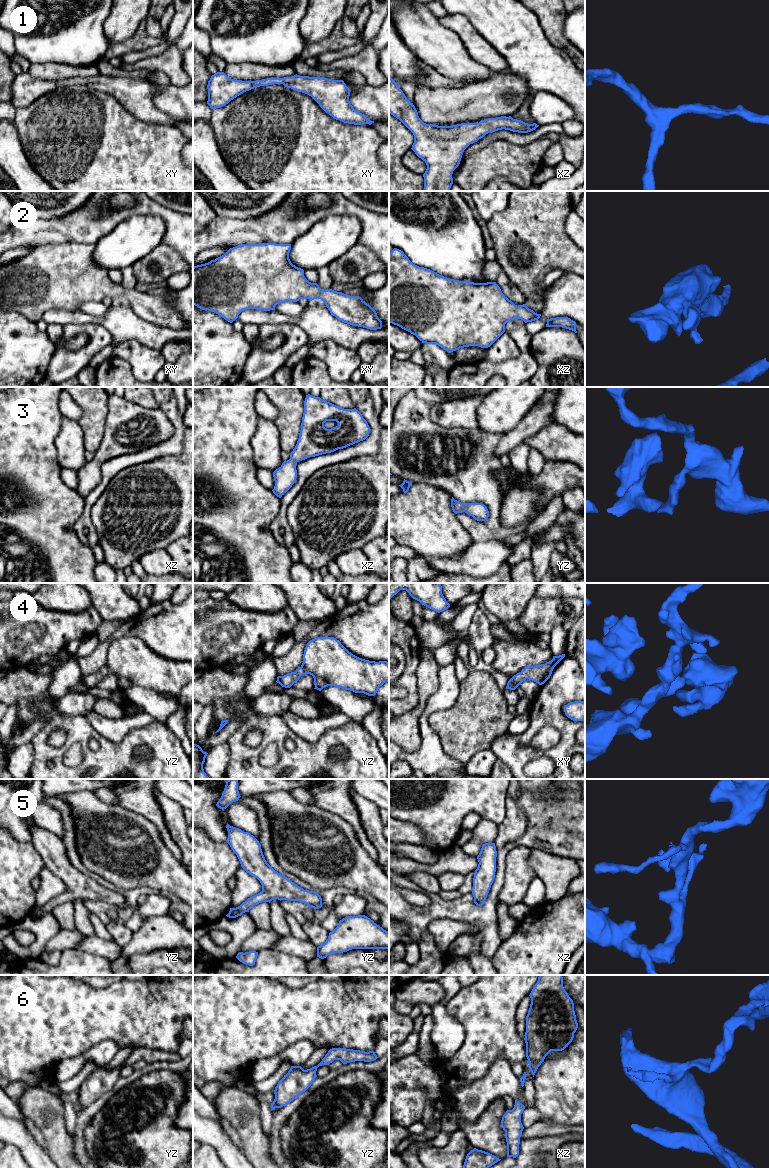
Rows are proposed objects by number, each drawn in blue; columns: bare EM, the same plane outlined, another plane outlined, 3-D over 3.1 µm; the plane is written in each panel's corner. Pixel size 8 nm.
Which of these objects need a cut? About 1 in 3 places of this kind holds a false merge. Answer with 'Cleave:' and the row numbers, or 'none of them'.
Cleave: none of them

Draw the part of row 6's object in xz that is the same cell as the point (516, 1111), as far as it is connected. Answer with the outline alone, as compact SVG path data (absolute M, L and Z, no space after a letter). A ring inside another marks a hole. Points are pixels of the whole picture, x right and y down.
M515 1100L512 1110L507 1110L501 1120L501 1127L505 1131L507 1142L507 1157L516 1158L519 1155L519 1144L522 1131L524 1129L521 1123L521 1114L525 1106Z

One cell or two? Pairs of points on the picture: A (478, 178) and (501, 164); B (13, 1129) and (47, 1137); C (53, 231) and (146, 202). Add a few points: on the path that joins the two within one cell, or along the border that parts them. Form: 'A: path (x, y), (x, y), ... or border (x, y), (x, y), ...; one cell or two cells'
A: path (484, 172), (492, 164), (495, 164); one cell
B: border (25, 1125), (45, 1152); two cells
C: path (76, 227), (123, 212); one cell

